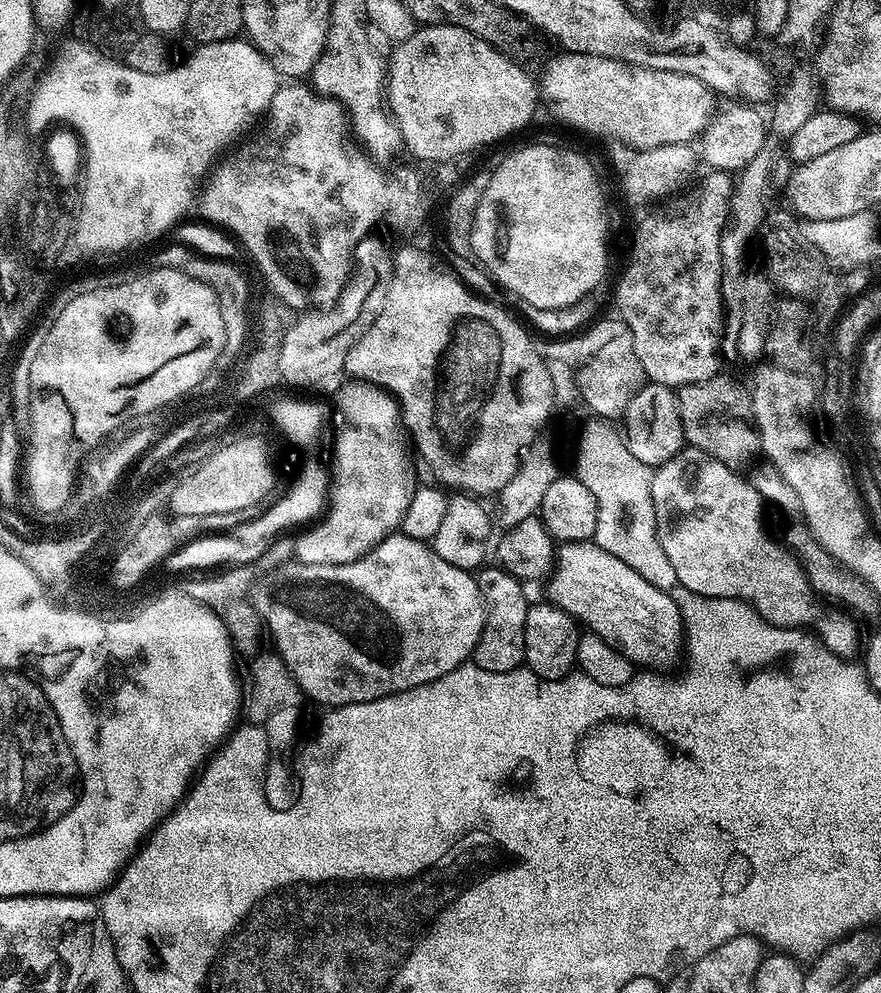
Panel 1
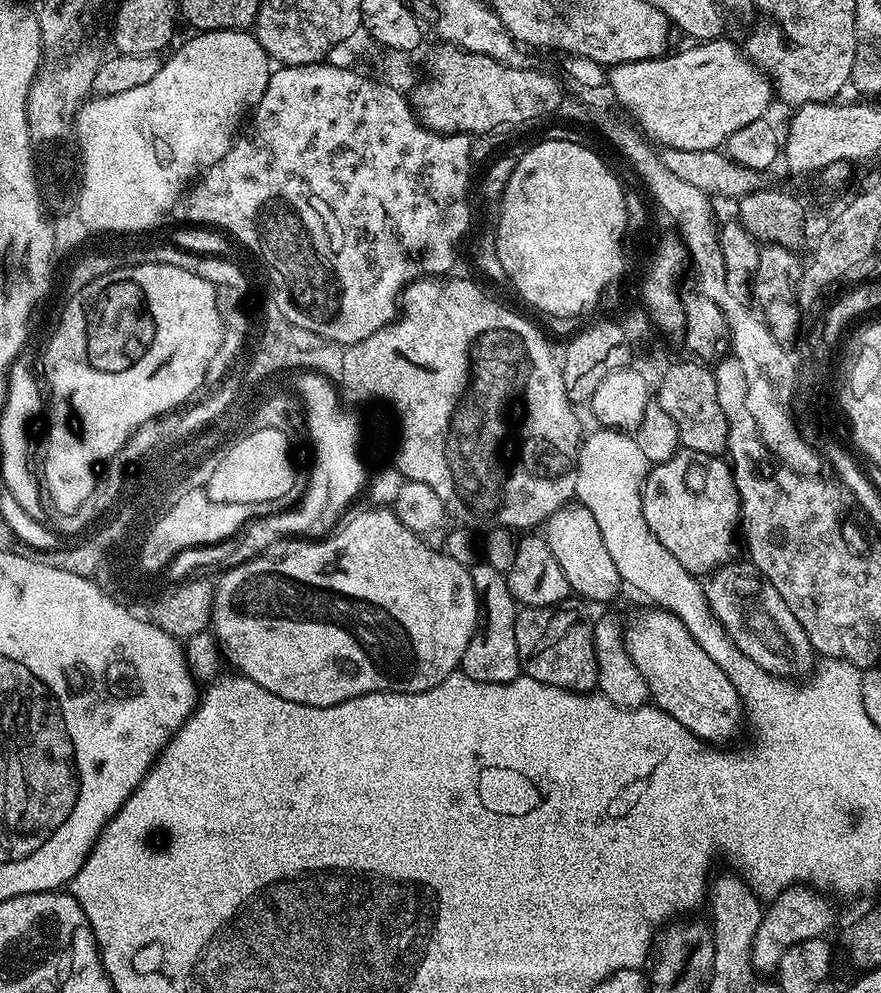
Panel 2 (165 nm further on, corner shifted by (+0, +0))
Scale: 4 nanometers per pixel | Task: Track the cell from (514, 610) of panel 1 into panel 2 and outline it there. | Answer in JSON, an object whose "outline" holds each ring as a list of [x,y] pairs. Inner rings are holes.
{"outline":[[[487,562],[471,565],[472,581],[476,591],[476,629],[460,660],[459,671],[465,672],[478,682],[505,684],[521,675],[518,658],[518,642],[514,642],[514,622],[518,611],[518,601],[513,598],[505,573],[498,571]]]}

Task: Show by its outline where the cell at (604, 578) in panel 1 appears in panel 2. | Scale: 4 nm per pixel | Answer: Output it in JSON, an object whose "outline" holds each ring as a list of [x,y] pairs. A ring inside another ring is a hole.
{"outline":[[[648,608],[640,612],[624,628],[624,645],[638,666],[638,674],[648,687],[651,703],[666,714],[678,718],[690,734],[713,746],[722,746],[740,732],[745,719],[744,704],[734,684],[714,662],[714,658],[686,630],[683,616],[664,608]]]}

